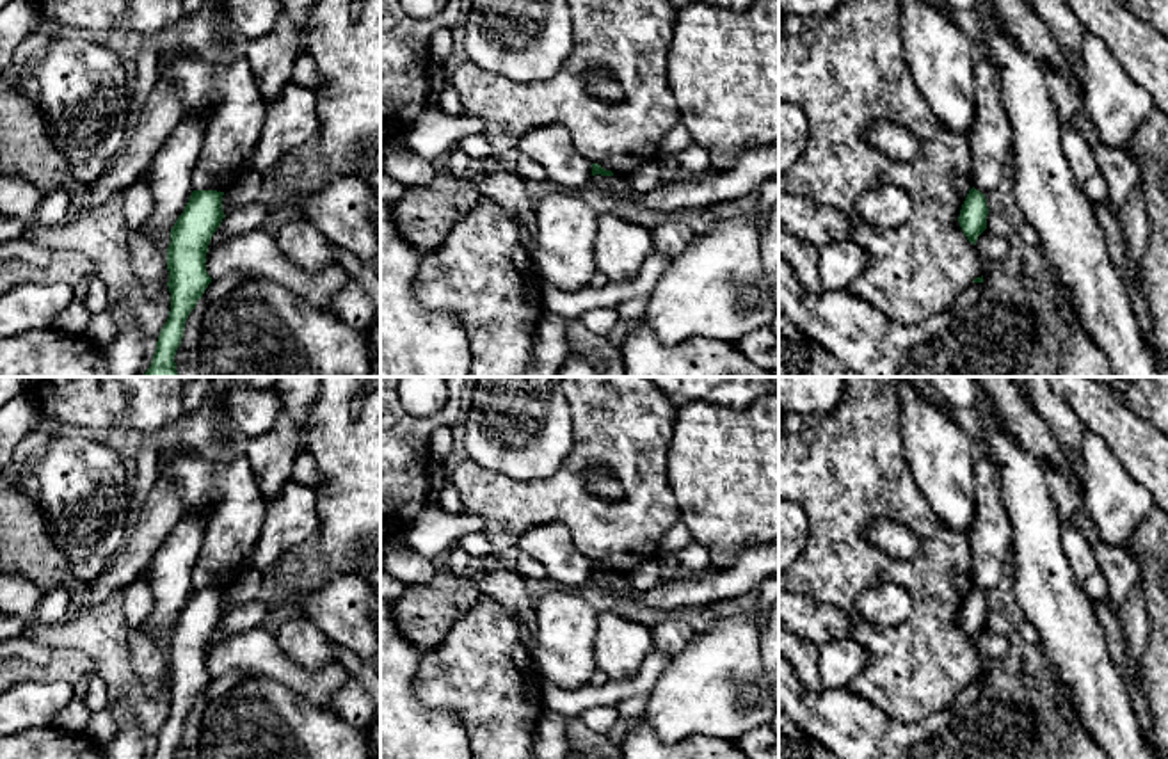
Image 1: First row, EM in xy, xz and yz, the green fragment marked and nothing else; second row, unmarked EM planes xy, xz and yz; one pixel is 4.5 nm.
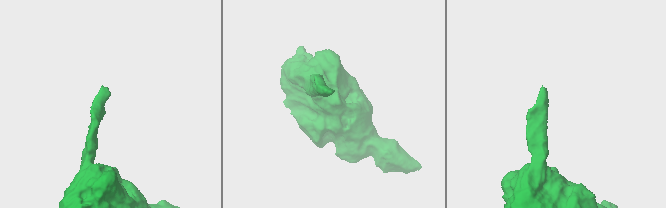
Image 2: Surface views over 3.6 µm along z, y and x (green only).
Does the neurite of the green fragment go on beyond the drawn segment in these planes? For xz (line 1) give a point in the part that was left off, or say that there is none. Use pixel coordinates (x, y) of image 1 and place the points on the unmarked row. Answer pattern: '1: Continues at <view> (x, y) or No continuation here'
1: No continuation here

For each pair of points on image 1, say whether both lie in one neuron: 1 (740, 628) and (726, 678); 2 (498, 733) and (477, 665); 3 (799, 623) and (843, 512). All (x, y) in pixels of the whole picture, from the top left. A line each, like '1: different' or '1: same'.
1: same
2: same
3: different

